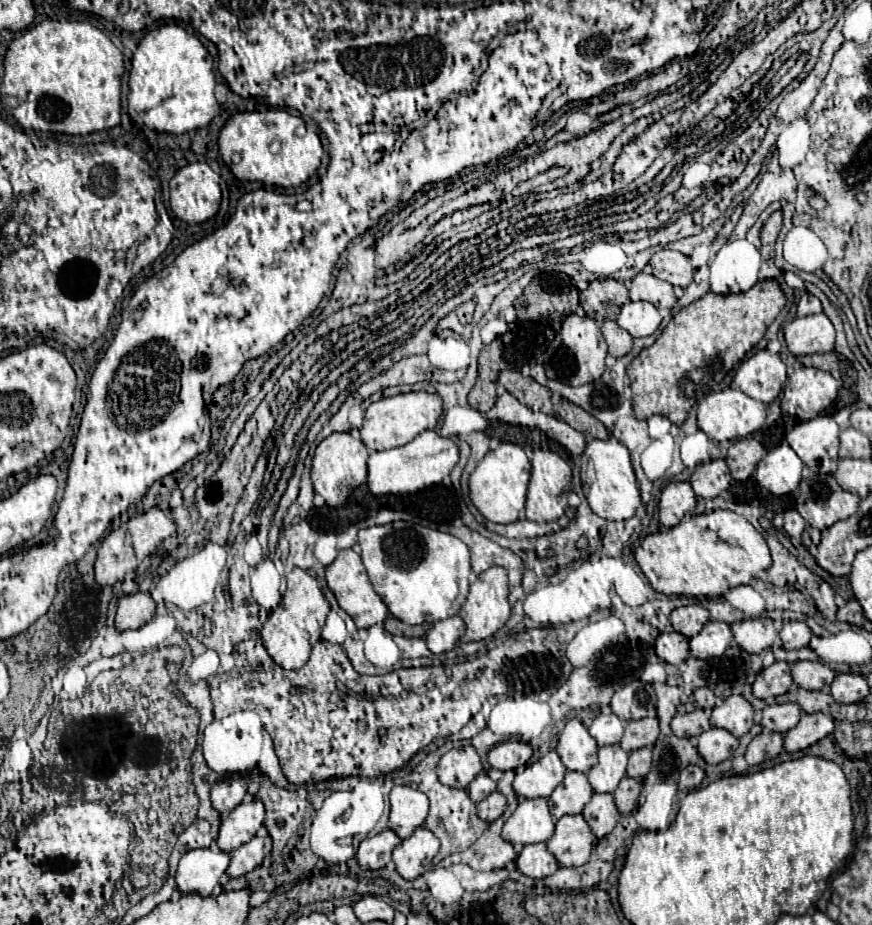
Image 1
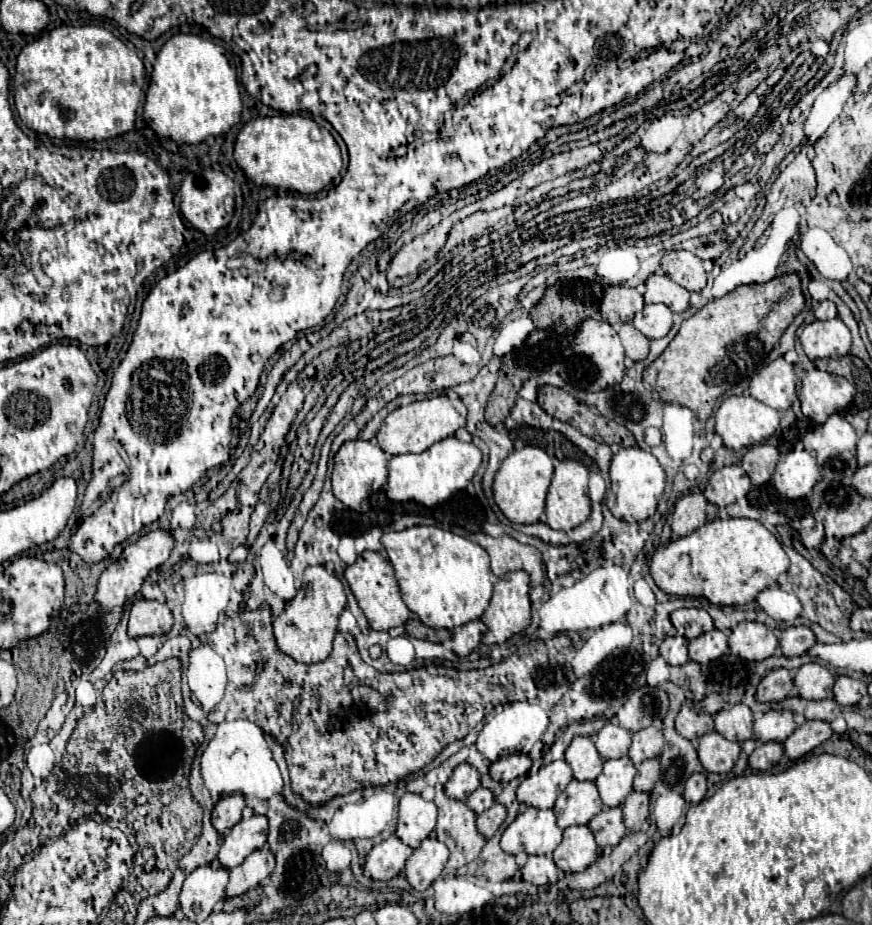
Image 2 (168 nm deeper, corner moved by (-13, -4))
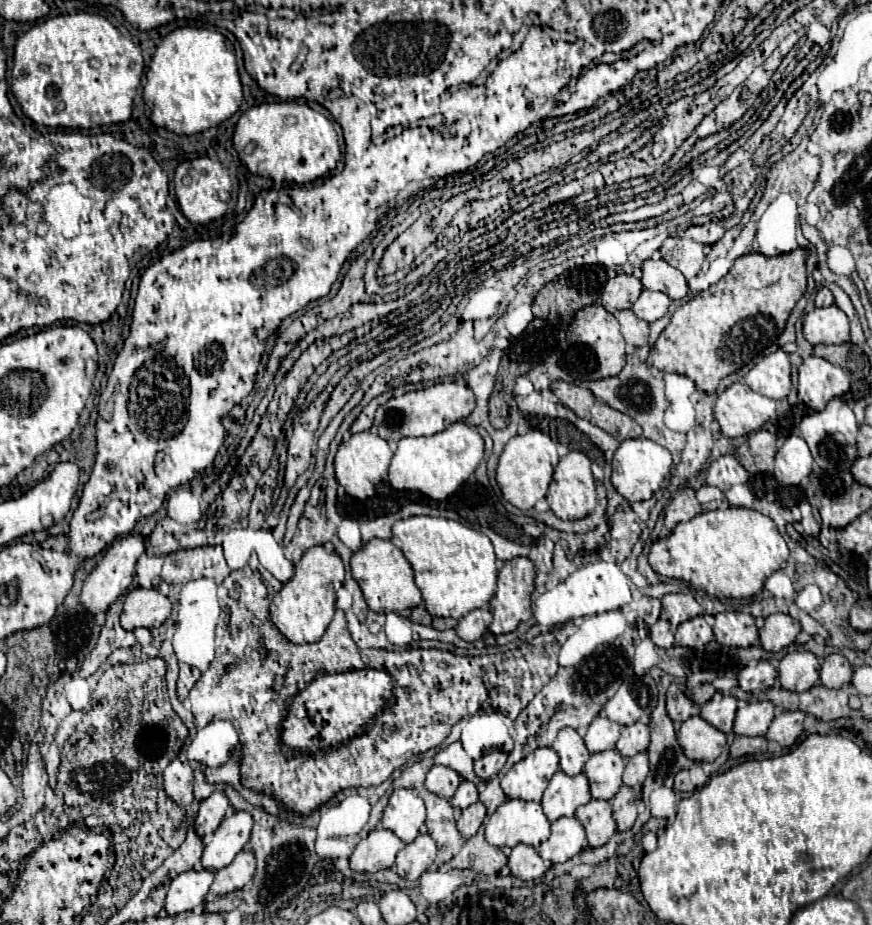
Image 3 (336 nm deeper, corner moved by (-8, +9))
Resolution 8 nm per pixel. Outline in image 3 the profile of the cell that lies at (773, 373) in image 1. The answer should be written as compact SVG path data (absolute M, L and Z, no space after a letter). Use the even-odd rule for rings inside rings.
M776 350L764 356L748 374L746 384L772 400L782 400L788 396L792 382L790 382L790 358L784 350Z

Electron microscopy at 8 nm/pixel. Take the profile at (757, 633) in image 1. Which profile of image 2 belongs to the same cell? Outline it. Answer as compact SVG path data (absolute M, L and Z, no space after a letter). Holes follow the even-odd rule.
M743 621L731 629L729 635L731 653L745 661L763 661L775 653L779 639L771 629L755 621Z

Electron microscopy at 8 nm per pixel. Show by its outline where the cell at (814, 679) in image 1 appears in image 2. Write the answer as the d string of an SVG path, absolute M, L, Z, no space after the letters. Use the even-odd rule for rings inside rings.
M807 663L807 665L797 669L797 677L793 677L793 681L797 681L795 685L799 691L799 697L803 697L803 699L827 699L831 695L831 689L833 689L835 675L819 663Z

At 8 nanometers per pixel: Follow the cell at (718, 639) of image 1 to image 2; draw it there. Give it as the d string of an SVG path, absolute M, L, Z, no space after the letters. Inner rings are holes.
M713 629L709 633L701 633L699 637L689 641L689 657L697 663L709 663L719 659L723 653L727 653L729 643L727 635L719 629Z

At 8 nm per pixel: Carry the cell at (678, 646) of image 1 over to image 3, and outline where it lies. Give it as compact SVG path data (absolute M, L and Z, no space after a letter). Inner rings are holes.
M659 619L652 628L650 628L650 638L652 642L656 644L658 648L672 648L675 644L674 630L670 628L670 622L668 620Z

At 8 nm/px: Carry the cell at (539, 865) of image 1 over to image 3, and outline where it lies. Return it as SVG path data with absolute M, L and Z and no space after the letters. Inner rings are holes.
M518 844L512 848L512 854L508 856L508 866L512 870L512 876L520 880L542 878L548 870L548 864L540 858L536 848L528 844Z

